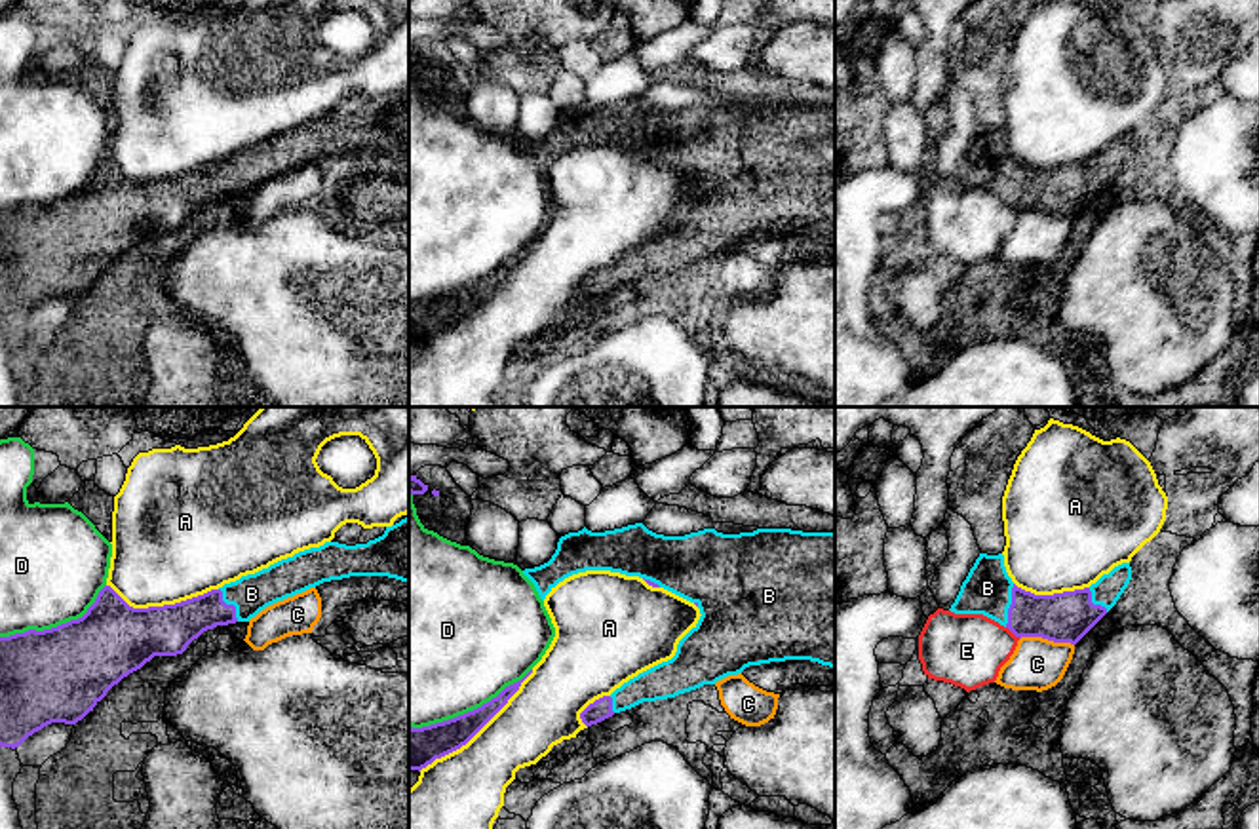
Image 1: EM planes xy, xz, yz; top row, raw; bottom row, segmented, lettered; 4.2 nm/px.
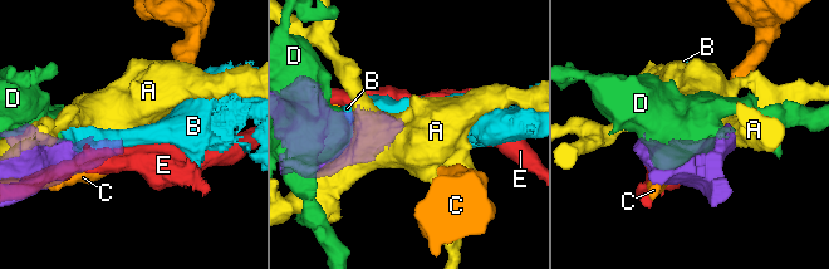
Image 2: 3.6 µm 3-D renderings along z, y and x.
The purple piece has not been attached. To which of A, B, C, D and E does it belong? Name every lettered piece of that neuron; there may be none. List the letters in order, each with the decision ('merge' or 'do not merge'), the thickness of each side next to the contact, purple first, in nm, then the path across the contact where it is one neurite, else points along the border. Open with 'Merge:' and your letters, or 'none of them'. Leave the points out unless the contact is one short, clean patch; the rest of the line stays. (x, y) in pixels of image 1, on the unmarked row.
Merge: B
A: do not merge; 160 nm thick on the purple side, 320 nm on the other
B: merge; 220 nm thick on the purple side, 200 nm on the other
C: do not merge; 220 nm thick on the purple side, 220 nm on the other
D: do not merge; 160 nm thick on the purple side, 500 nm on the other
E: do not merge; 220 nm thick on the purple side, 300 nm on the other

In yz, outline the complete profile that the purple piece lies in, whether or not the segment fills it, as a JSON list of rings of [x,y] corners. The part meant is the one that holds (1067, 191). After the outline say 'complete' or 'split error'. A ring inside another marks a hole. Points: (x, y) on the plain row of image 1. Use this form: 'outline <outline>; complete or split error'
outline [[[979,127],[949,184],[983,188],[1019,213],[1076,219],[1116,179],[1130,154],[1132,141],[1122,137],[1090,162],[1035,169],[1012,156],[1002,127]]]; split error

